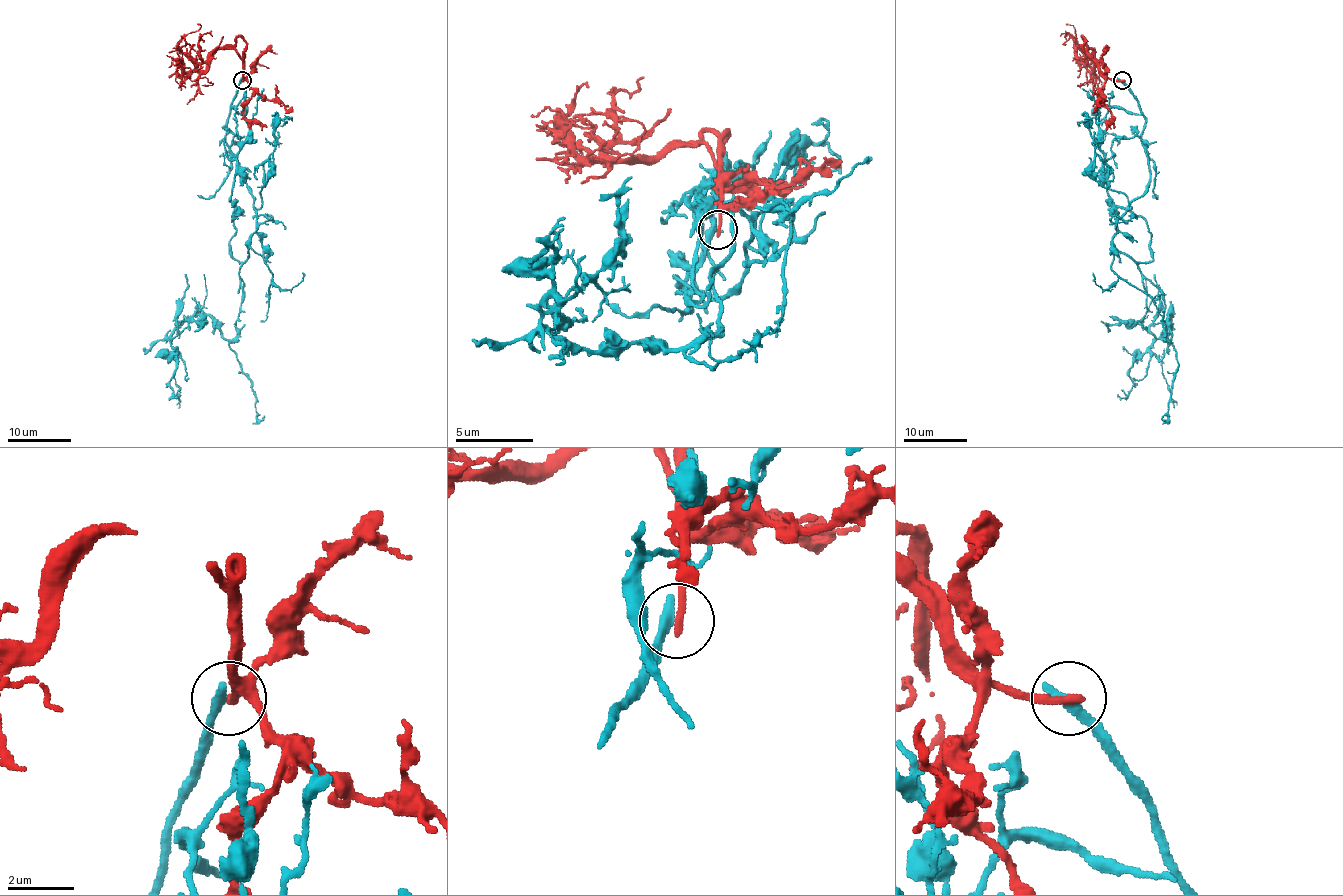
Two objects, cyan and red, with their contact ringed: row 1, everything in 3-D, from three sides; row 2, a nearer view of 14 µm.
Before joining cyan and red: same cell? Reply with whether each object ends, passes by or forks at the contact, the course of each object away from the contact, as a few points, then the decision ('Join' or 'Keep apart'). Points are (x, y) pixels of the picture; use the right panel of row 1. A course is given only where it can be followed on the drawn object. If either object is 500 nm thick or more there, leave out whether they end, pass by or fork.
At the ring cyan ends. At the ring red ends. Course of cyan: (1122, 80), (1144, 123), (1149, 181), (1113, 244), (1162, 293), (1171, 331), (1170, 316), (1118, 395). Course of red: (1122, 80), (1106, 78), (1087, 48), (1094, 52), (1095, 69), (1092, 67), (1083, 55), (1075, 29), (1067, 23). Keep apart

